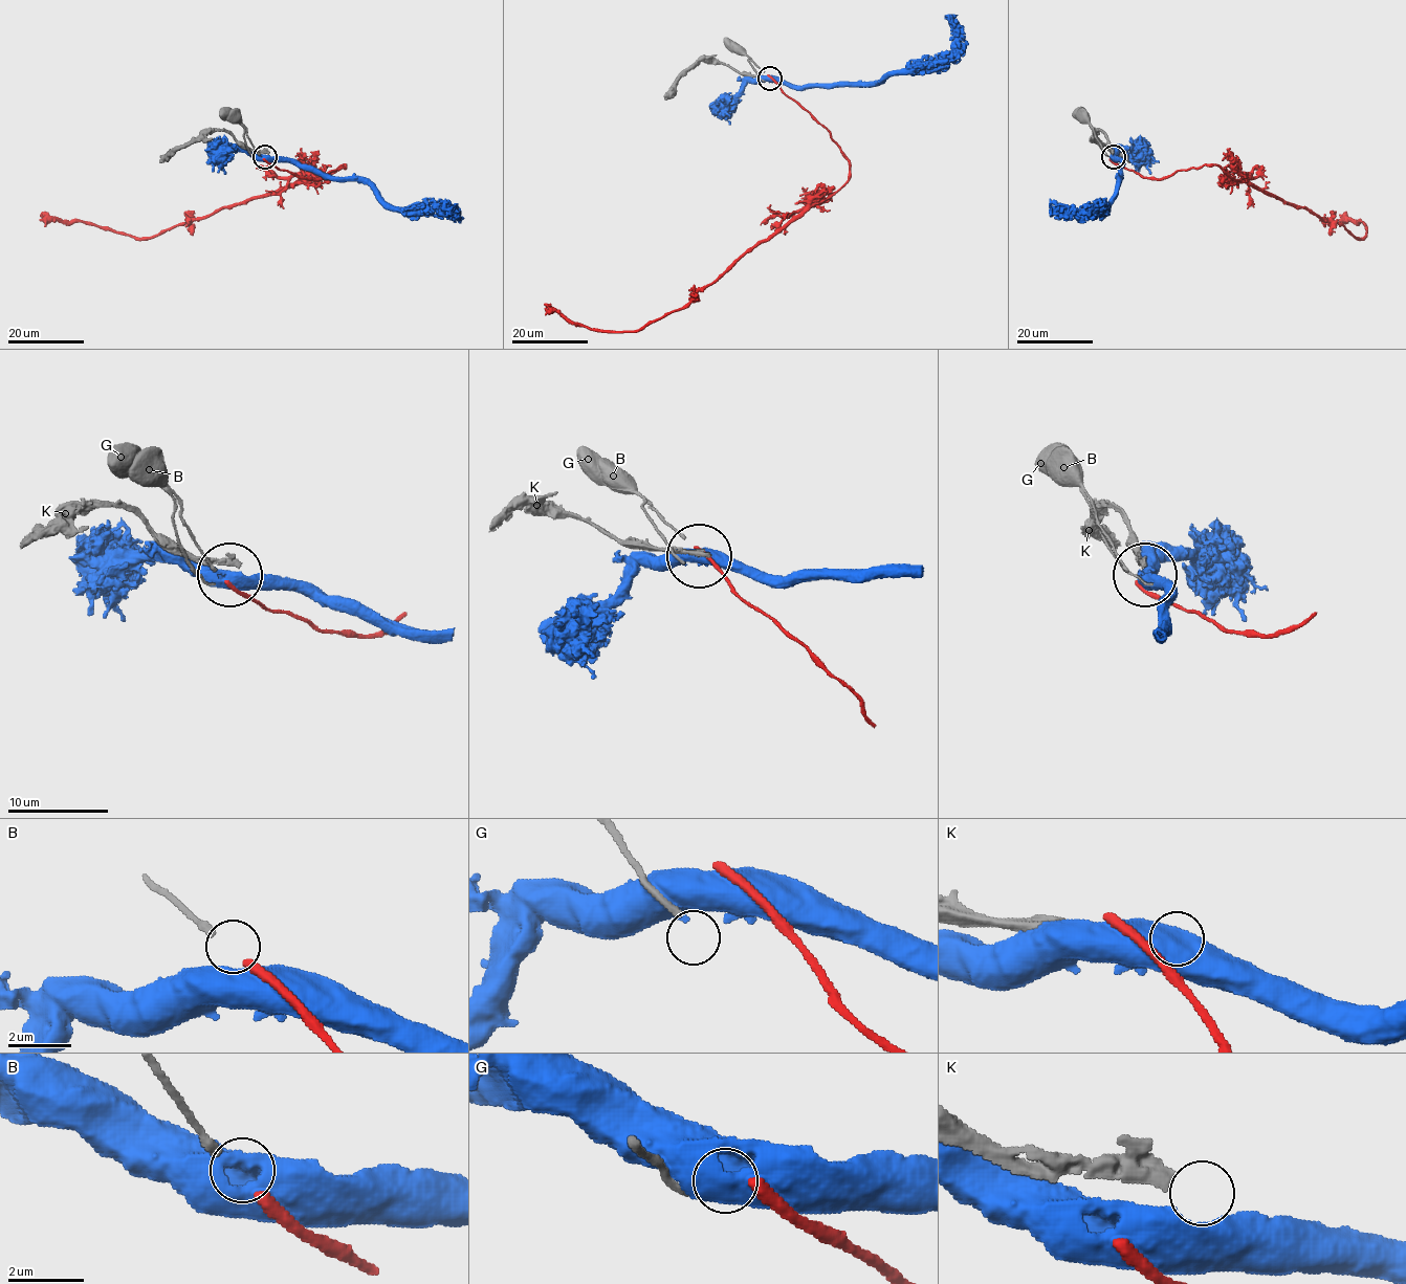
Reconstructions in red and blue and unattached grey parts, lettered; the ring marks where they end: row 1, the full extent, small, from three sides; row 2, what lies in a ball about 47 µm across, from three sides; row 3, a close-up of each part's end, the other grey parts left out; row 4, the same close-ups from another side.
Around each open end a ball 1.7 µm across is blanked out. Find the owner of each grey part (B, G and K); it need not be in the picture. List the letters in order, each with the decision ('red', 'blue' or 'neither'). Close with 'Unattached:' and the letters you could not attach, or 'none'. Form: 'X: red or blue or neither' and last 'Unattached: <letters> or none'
B: neither
G: neither
K: neither
Unattached: B, G, K

